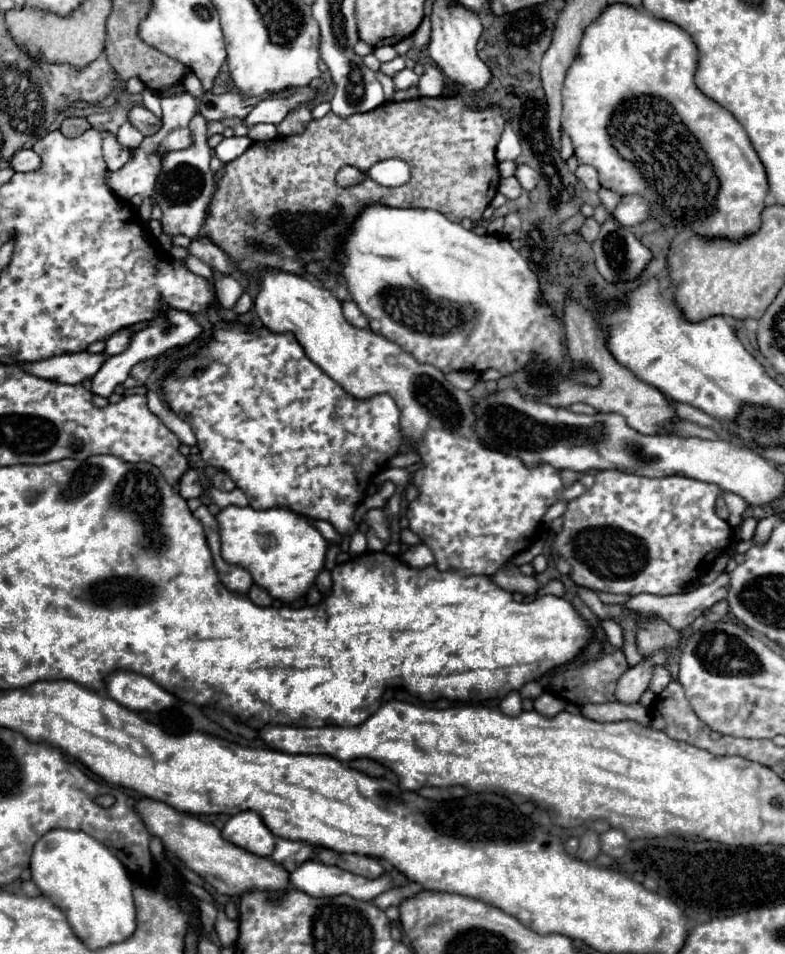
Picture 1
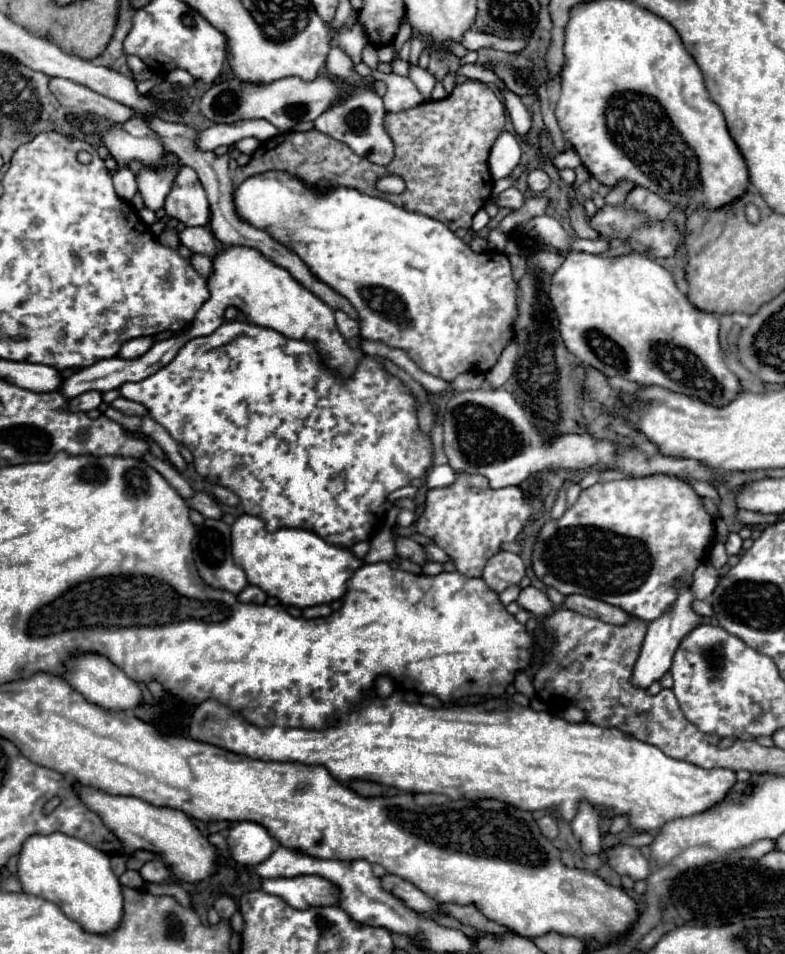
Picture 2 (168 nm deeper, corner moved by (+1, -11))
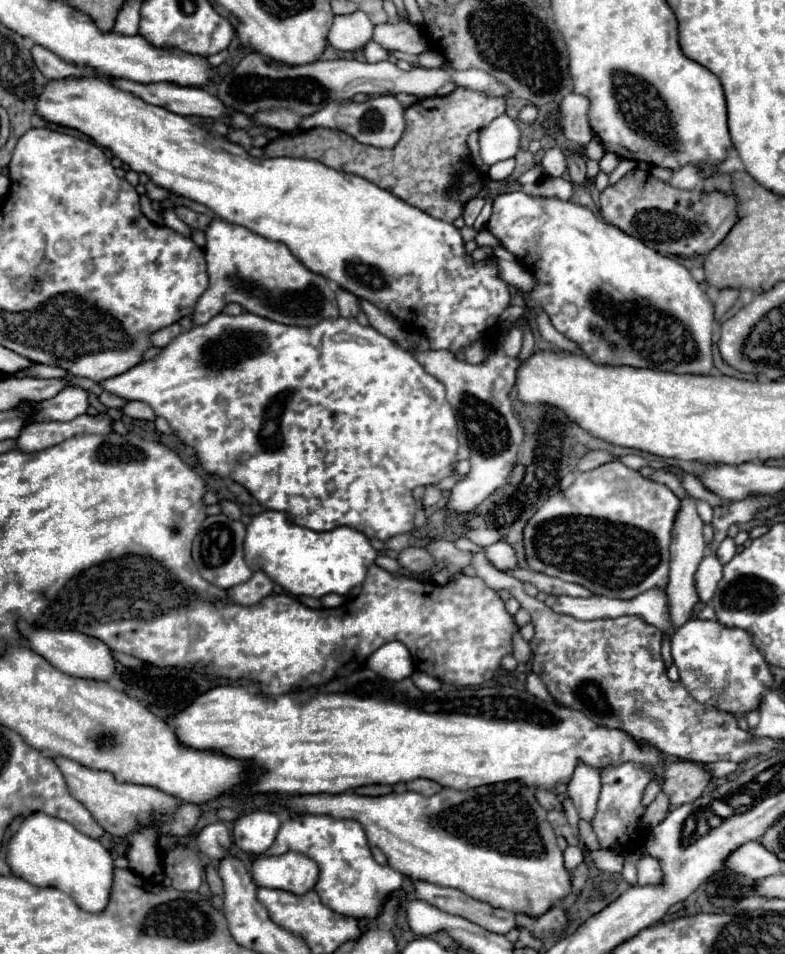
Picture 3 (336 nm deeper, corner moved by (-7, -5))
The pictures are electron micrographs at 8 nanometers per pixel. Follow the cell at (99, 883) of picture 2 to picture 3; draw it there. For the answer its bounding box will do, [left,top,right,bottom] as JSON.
[6,812,114,912]

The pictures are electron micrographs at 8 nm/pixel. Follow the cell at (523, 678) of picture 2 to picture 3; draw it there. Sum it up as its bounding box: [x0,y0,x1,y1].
[514,634,532,664]

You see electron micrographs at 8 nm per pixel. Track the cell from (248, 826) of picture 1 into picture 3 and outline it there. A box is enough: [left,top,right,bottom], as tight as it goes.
[232,812,280,854]

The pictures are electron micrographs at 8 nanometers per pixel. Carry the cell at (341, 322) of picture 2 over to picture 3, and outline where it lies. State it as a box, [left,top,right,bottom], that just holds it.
[336,288,360,318]

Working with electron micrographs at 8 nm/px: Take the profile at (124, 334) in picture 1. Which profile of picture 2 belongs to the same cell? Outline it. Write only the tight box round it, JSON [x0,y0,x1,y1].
[120,336,154,358]

